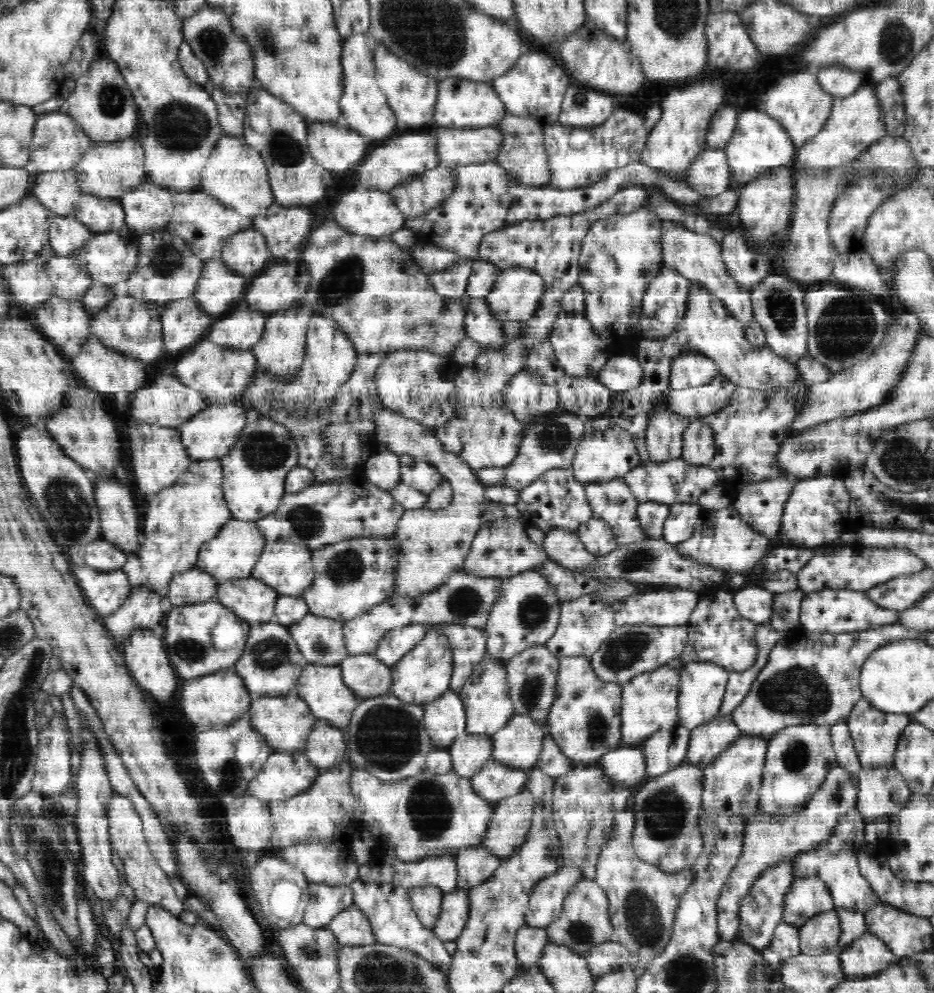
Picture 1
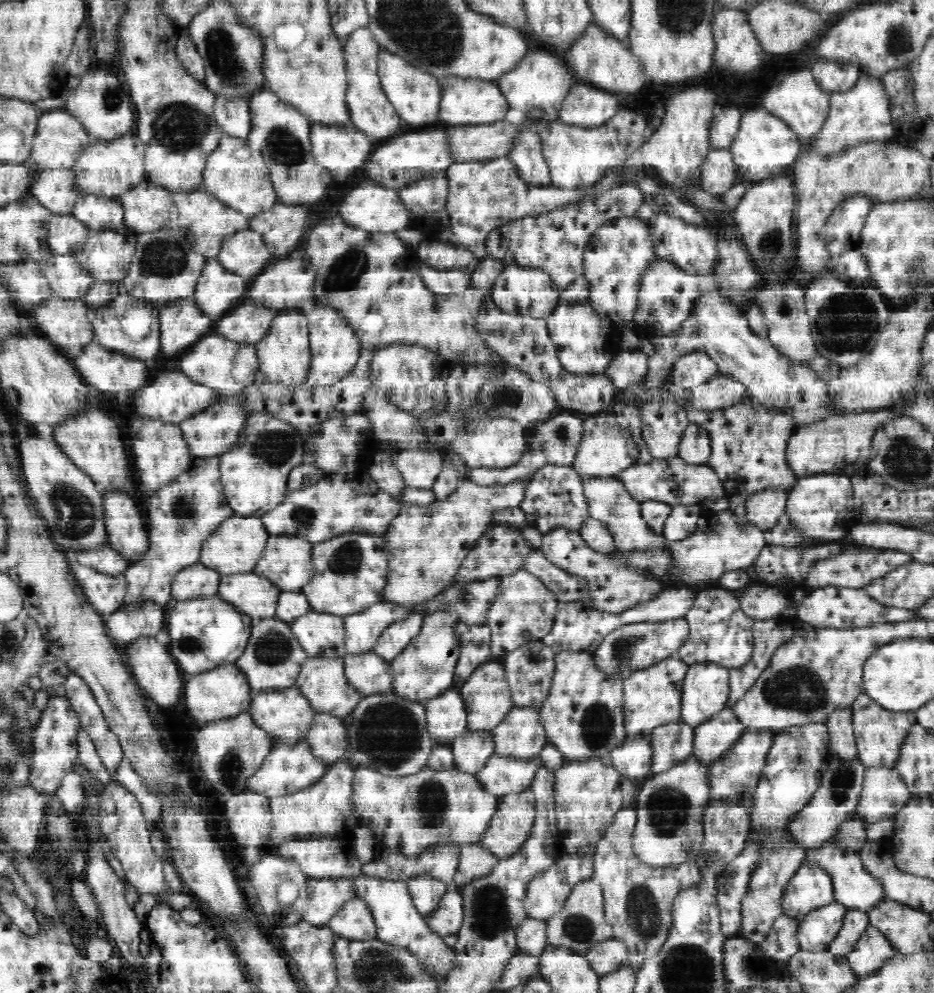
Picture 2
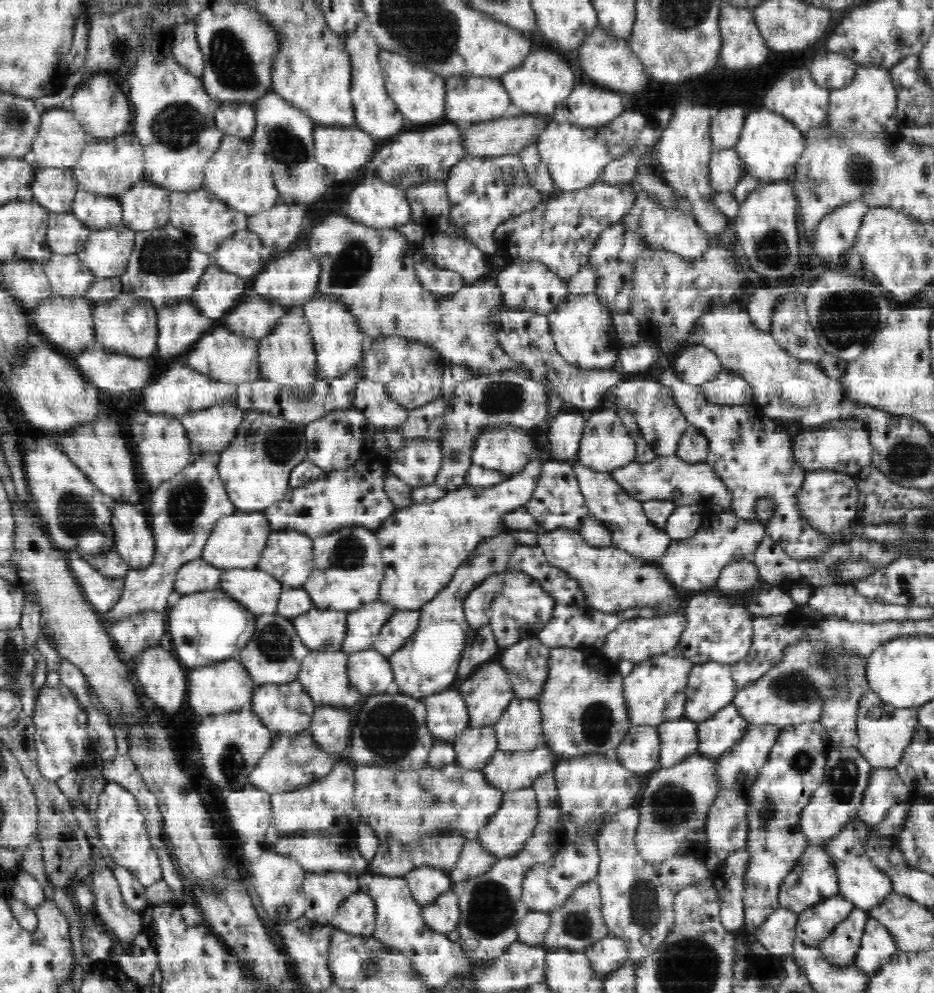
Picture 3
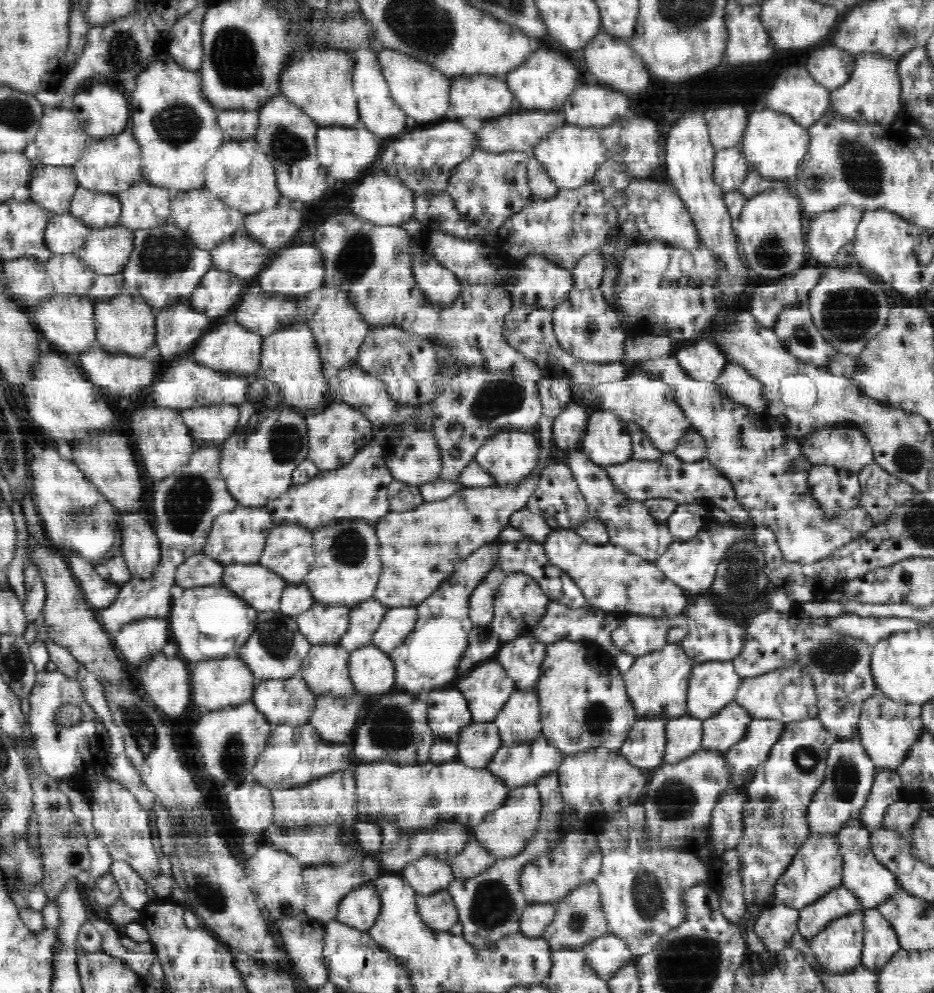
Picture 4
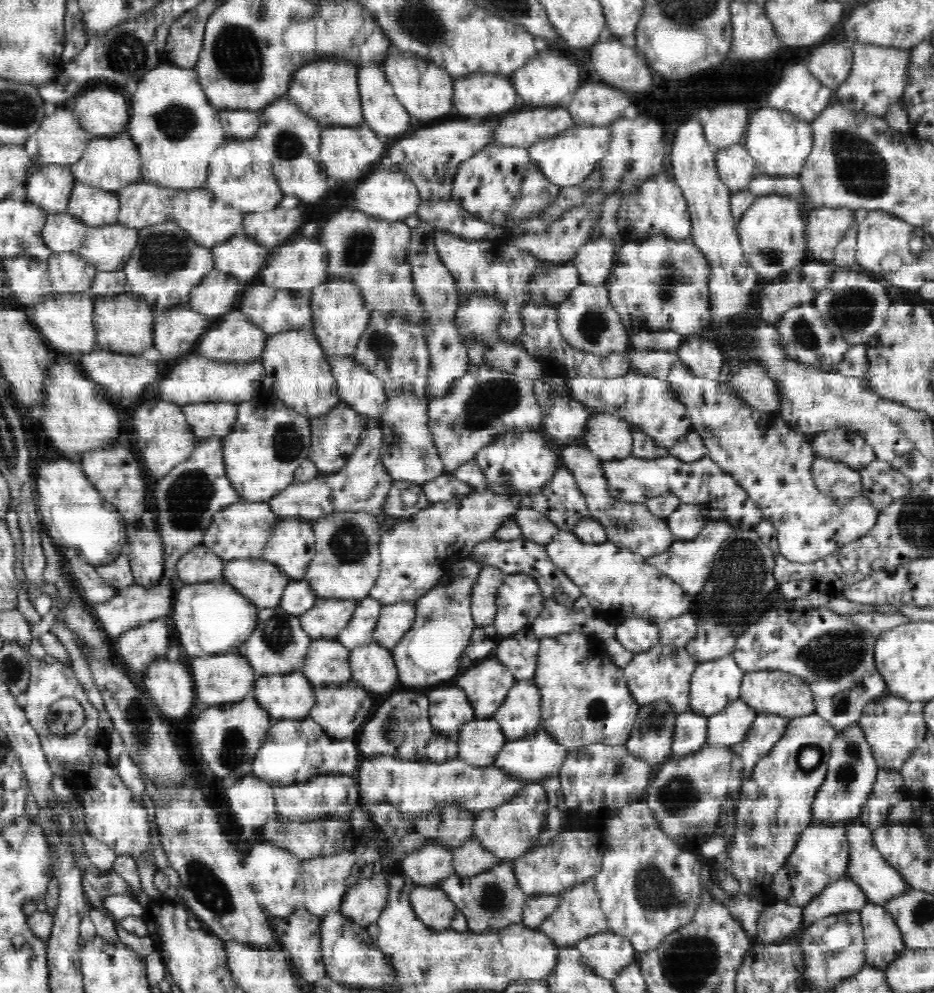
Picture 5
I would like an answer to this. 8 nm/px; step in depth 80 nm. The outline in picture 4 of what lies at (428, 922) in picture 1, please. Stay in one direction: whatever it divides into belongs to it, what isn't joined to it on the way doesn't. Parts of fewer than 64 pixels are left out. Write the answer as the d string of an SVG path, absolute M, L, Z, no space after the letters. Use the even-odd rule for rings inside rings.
M426 854L406 864L402 877L411 884L416 895L434 894L435 891L444 890L455 879L449 860L435 854Z

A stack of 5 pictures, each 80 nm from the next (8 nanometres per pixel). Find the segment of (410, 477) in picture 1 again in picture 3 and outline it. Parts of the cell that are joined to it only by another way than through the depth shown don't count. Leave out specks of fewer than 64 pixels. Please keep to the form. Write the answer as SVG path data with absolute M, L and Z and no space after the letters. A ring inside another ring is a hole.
M414 437L383 459L388 470L415 489L435 482L443 454L440 442Z

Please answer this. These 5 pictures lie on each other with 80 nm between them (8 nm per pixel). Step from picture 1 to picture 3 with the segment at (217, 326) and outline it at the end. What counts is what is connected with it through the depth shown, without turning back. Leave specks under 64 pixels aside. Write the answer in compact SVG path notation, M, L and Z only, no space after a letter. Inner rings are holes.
M249 292L244 304L230 313L222 324L234 334L246 335L249 338L261 339L272 332L290 308L272 303L263 297Z

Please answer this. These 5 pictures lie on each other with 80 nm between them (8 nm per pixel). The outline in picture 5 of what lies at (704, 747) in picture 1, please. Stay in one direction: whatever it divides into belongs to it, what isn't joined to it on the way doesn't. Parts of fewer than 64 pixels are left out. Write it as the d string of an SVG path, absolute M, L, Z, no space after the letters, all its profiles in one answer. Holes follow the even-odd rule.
M734 700L722 712L710 715L706 744L724 747L738 745L746 739L758 712L742 700Z

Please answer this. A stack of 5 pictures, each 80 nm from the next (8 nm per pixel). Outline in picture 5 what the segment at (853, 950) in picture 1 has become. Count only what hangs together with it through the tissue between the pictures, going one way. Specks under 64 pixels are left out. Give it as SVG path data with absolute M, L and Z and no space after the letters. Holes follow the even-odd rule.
M867 902L859 912L865 936L866 962L886 969L906 949L901 930L881 903Z

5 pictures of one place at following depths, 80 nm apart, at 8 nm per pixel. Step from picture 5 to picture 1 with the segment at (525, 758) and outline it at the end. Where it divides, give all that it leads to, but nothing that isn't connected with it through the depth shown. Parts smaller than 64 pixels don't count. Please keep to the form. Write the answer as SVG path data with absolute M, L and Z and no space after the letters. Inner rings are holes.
M488 760L474 777L471 778L474 791L482 798L497 803L501 798L514 796L525 789L530 771L518 770L505 763Z

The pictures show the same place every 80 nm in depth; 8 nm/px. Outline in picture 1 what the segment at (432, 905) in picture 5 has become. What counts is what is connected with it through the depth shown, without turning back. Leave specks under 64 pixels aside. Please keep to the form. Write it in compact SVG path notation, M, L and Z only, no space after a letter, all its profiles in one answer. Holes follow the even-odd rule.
M457 888L444 895L438 920L434 922L434 934L442 942L455 941L466 926L469 908L468 891Z

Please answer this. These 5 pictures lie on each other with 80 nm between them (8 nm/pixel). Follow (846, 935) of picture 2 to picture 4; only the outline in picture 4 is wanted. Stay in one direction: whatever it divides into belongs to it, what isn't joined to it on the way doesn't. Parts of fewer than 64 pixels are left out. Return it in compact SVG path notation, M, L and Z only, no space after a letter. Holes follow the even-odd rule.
M863 911L848 913L840 918L832 919L813 937L807 940L807 950L819 974L827 976L842 976L852 973L861 964L863 951Z

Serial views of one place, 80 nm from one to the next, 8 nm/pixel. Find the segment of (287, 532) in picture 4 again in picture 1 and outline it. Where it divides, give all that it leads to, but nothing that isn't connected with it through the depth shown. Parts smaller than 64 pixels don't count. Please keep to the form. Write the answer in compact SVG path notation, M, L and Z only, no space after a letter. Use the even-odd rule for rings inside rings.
M285 539L268 540L251 572L252 578L257 578L268 586L274 587L279 596L302 597L306 587L315 579L315 570L311 561L312 550L296 542L286 542Z

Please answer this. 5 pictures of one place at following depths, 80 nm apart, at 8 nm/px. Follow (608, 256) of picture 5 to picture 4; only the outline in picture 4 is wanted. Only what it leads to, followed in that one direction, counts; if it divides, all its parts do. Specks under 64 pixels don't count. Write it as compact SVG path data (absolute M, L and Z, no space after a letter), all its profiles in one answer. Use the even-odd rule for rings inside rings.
M600 250L592 251L576 264L573 268L574 286L576 290L588 288L594 290L600 287L606 269L605 254Z

